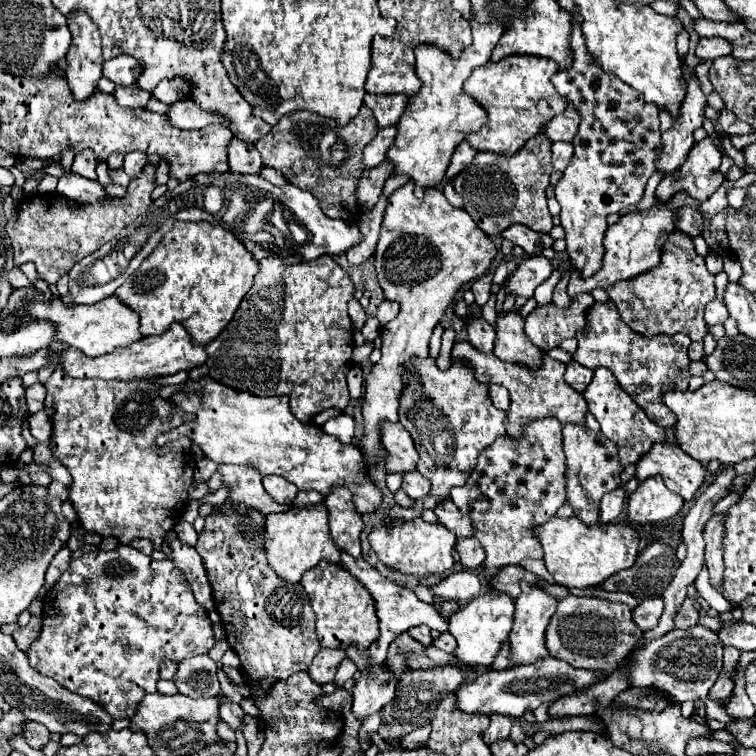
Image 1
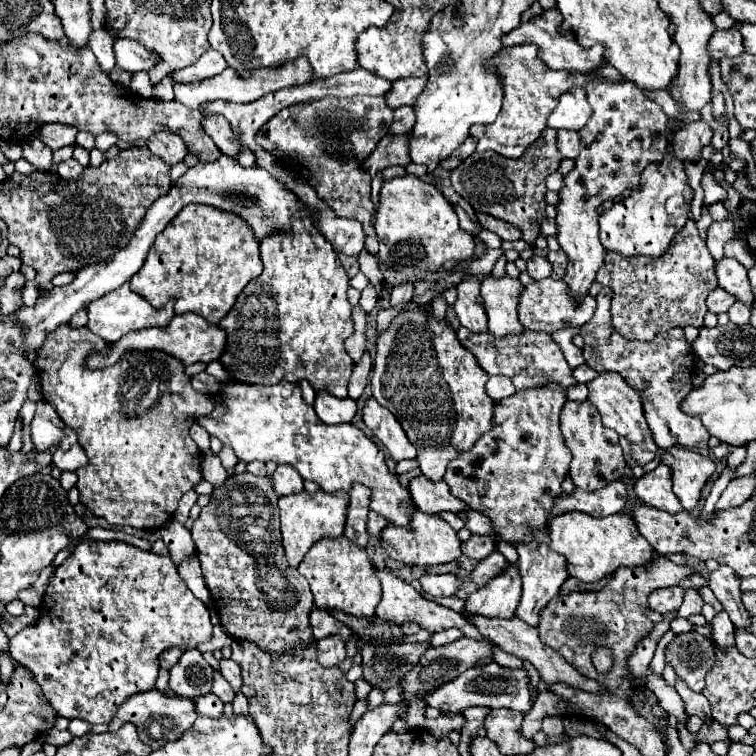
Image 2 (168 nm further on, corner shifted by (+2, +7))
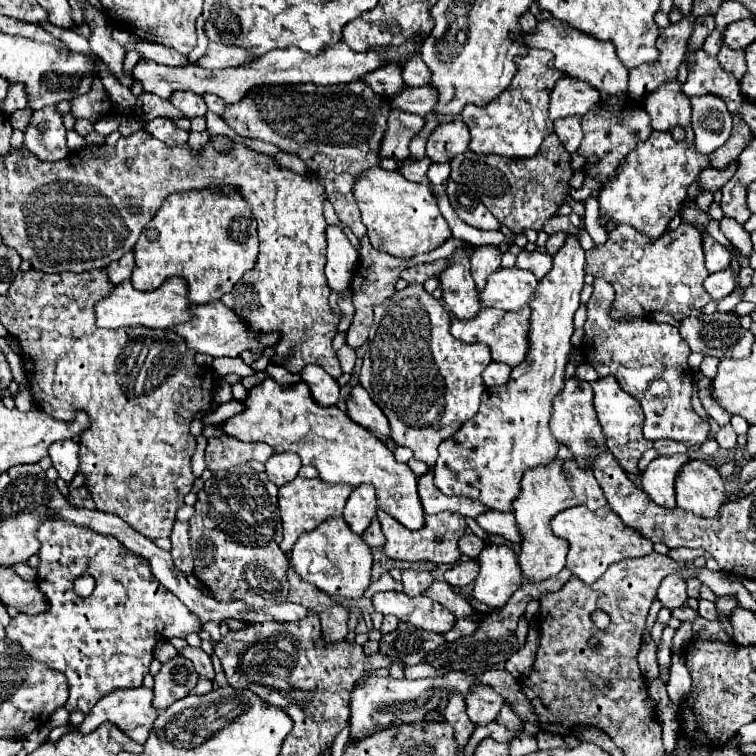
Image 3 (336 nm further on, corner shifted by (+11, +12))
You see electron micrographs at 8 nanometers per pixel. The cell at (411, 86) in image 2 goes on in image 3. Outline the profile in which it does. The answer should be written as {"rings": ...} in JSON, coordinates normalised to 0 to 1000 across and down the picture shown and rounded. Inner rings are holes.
{"rings":[[[550,71],[548,77],[542,77],[534,87],[532,87],[532,101],[534,108],[542,114],[561,114],[569,108],[569,90],[561,85],[561,79],[556,79],[556,71]]]}

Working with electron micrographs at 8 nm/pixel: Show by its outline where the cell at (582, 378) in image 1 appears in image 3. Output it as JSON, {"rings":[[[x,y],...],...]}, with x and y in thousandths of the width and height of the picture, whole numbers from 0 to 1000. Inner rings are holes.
{"rings":[[[767,481],[765,489],[762,489],[762,500],[775,503],[775,505],[788,505],[791,495],[788,495],[788,489],[780,481]]]}

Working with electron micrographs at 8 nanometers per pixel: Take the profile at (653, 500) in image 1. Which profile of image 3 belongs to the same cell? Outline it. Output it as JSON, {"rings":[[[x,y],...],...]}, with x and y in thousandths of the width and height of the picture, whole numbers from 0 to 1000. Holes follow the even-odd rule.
{"rings":[[[892,601],[892,603],[870,603],[865,606],[857,619],[849,624],[849,648],[873,669],[892,672],[894,669],[894,651],[892,638],[899,619],[913,611],[913,601]]]}

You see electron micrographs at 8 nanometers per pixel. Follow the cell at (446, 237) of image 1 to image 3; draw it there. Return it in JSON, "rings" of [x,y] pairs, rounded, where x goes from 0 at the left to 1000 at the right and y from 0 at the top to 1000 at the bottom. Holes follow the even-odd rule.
{"rings":[[[495,220],[479,228],[468,243],[468,262],[476,272],[479,294],[487,302],[489,323],[524,341],[545,341],[556,333],[569,333],[598,312],[566,246],[534,238],[526,225],[516,228]]]}

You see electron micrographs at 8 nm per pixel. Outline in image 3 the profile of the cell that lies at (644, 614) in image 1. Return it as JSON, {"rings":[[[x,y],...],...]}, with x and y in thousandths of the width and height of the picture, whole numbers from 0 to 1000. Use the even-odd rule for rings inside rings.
{"rings":[[[894,757],[889,762],[881,762],[876,767],[873,778],[870,778],[870,794],[884,807],[905,802],[905,796],[910,794],[910,788],[907,788],[907,765],[899,757]]]}

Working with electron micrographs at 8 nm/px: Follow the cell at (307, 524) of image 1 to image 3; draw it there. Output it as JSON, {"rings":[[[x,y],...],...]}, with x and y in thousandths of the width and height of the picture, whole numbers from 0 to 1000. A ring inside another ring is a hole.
{"rings":[[[392,630],[386,638],[373,640],[370,651],[368,651],[368,669],[370,669],[370,685],[373,685],[373,696],[376,696],[376,714],[370,720],[373,730],[384,730],[389,717],[402,706],[415,701],[423,690],[429,690],[431,685],[444,685],[452,683],[455,667],[463,656],[468,646],[466,643],[452,643],[452,640],[434,640],[423,632],[397,632]]]}

